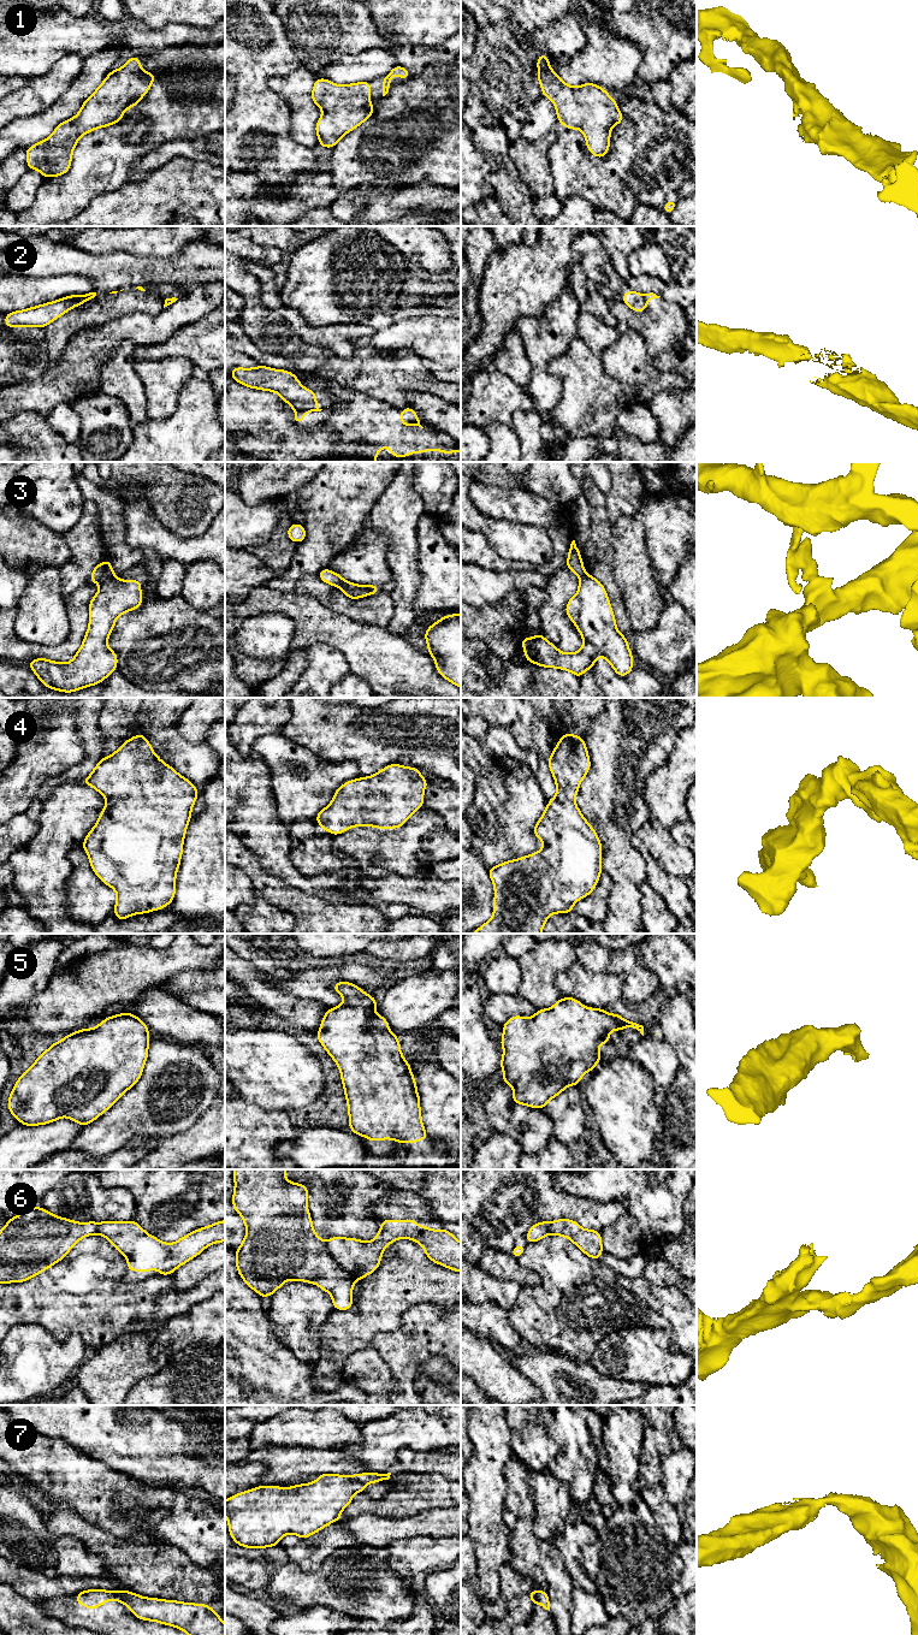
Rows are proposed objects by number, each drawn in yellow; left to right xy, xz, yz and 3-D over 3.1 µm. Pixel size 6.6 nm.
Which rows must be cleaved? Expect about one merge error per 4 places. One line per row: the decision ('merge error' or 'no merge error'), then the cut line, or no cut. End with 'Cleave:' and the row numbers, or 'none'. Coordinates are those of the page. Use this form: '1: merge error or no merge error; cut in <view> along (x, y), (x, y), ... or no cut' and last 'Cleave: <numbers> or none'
1: no merge error; no cut
2: merge error; cut in xz along (318, 408), (297, 412)
3: merge error; cut in xy along (113, 573), (101, 582)
4: no merge error; no cut
5: no merge error; no cut
6: merge error; cut in xz along (326, 1243), (329, 1254), (355, 1280)
7: merge error; cut in xz along (350, 1476), (363, 1485)
Cleave: 2, 3, 6, 7

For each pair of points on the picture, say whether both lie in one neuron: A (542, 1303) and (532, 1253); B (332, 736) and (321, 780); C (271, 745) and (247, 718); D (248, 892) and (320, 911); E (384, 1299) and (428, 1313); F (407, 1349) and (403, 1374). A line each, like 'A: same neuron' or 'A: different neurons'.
A: same neuron
B: different neurons
C: different neurons
D: different neurons
E: different neurons
F: same neuron

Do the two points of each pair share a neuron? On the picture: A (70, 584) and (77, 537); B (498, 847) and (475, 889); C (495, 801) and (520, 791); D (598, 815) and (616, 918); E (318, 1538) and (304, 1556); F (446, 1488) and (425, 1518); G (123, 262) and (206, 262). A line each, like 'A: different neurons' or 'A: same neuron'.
A: same neuron
B: different neurons
C: same neuron
D: same neuron
E: same neuron
F: different neurons
G: same neuron

